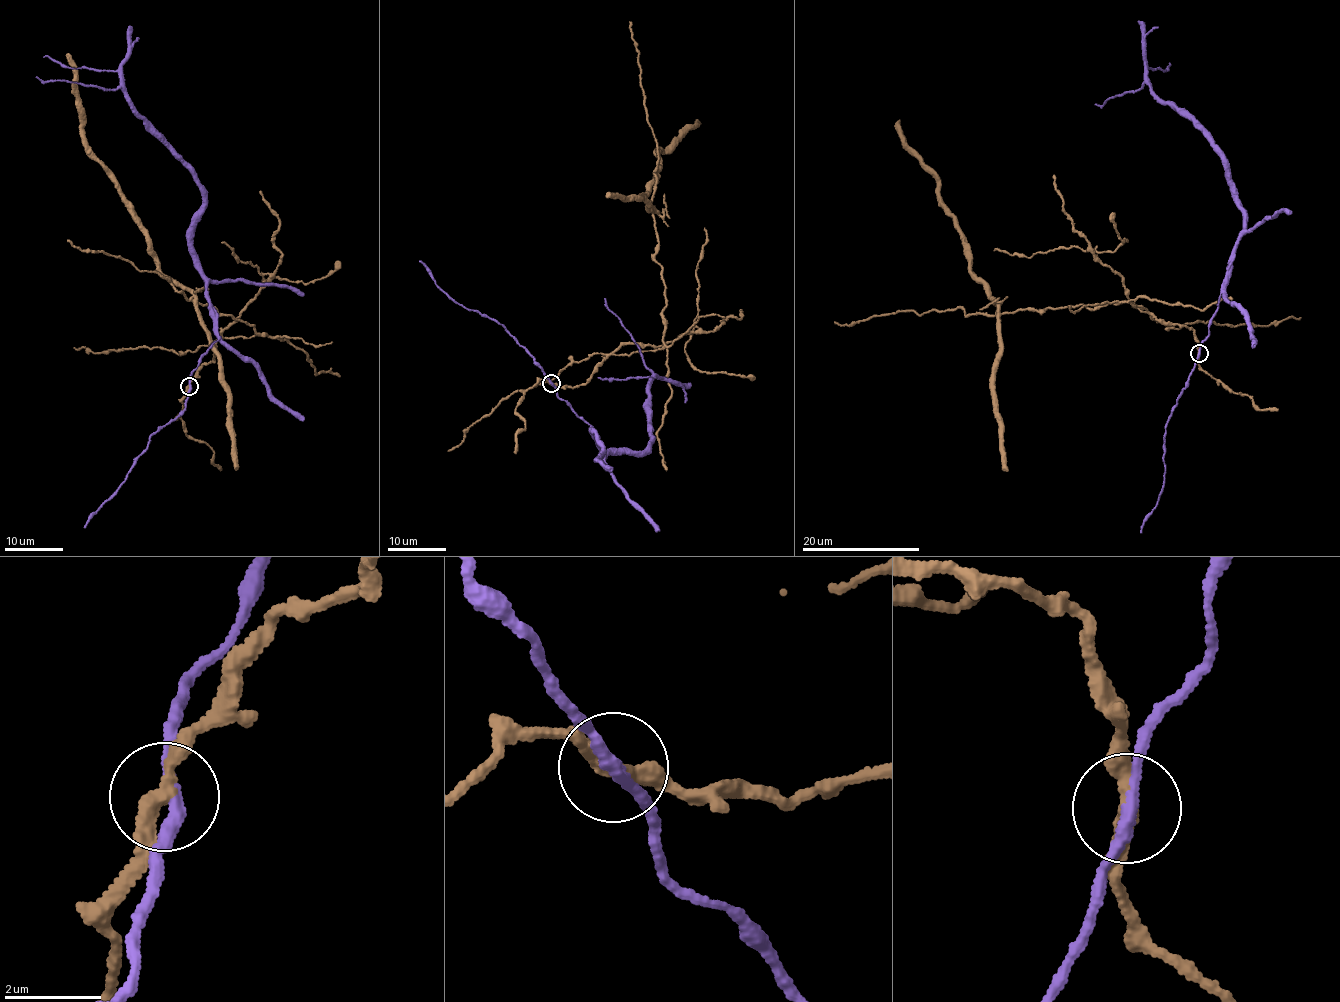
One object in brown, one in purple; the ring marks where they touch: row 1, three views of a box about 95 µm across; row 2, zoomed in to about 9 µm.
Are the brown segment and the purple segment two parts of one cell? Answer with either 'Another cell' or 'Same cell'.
Another cell

